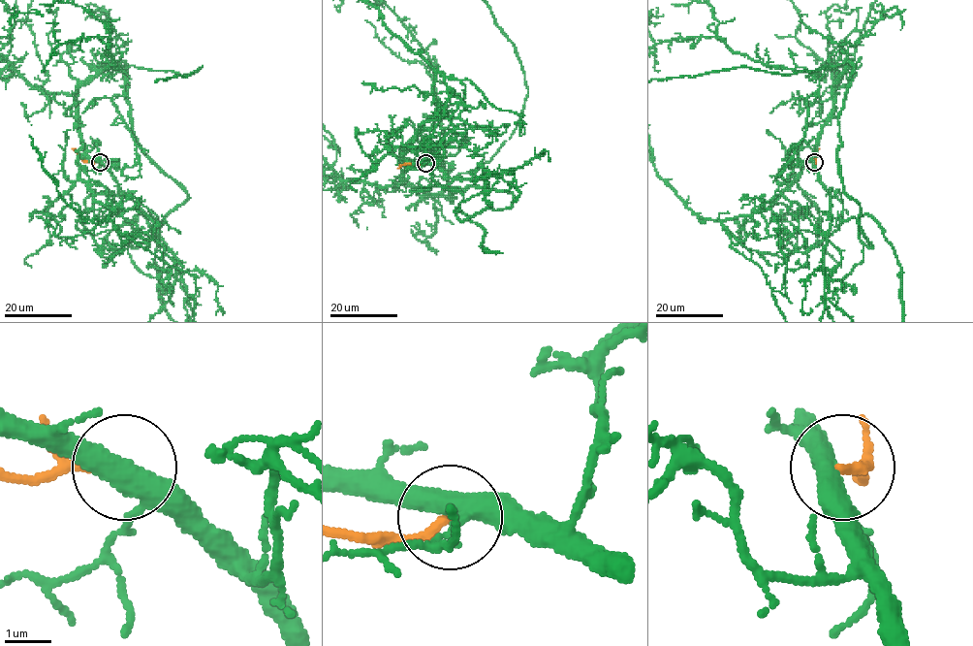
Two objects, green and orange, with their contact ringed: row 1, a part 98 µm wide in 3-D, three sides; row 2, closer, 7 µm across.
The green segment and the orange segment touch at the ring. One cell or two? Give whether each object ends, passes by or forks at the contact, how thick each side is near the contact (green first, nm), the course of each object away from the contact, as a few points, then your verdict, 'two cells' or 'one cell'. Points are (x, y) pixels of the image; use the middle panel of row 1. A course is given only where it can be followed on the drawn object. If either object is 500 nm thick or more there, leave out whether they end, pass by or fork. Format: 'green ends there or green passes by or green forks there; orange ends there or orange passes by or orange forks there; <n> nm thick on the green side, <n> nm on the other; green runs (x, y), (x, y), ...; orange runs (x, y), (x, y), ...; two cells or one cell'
green forks there; orange ends there; 400 nm thick on the green side, 200 nm on the other; green runs (424, 162), (414, 161), (403, 182), (425, 195), (487, 162), (527, 94), (516, 48), (487, 3); two cells

